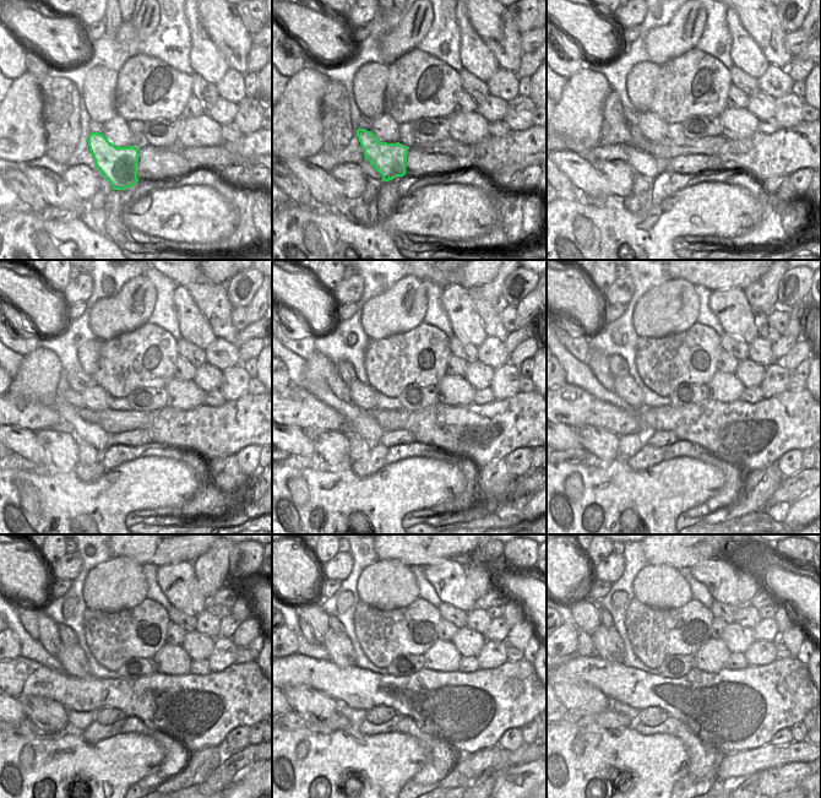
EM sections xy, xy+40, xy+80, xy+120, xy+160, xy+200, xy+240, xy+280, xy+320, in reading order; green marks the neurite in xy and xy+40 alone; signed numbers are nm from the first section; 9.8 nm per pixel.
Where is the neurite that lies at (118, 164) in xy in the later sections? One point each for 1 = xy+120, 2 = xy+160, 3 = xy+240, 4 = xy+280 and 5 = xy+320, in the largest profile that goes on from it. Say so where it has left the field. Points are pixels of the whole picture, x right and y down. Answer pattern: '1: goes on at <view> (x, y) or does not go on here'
1: goes on at xy+120 (64, 389)
2: goes on at xy+160 (340, 389)
3: goes on at xy+240 (49, 638)
4: goes on at xy+280 (310, 611)
5: goes on at xy+320 (585, 614)

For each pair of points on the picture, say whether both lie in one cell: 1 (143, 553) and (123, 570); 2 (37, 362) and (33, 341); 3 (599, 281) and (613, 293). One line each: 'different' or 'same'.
1: different
2: different
3: different

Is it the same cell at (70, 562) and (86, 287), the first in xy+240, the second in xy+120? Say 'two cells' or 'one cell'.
one cell

